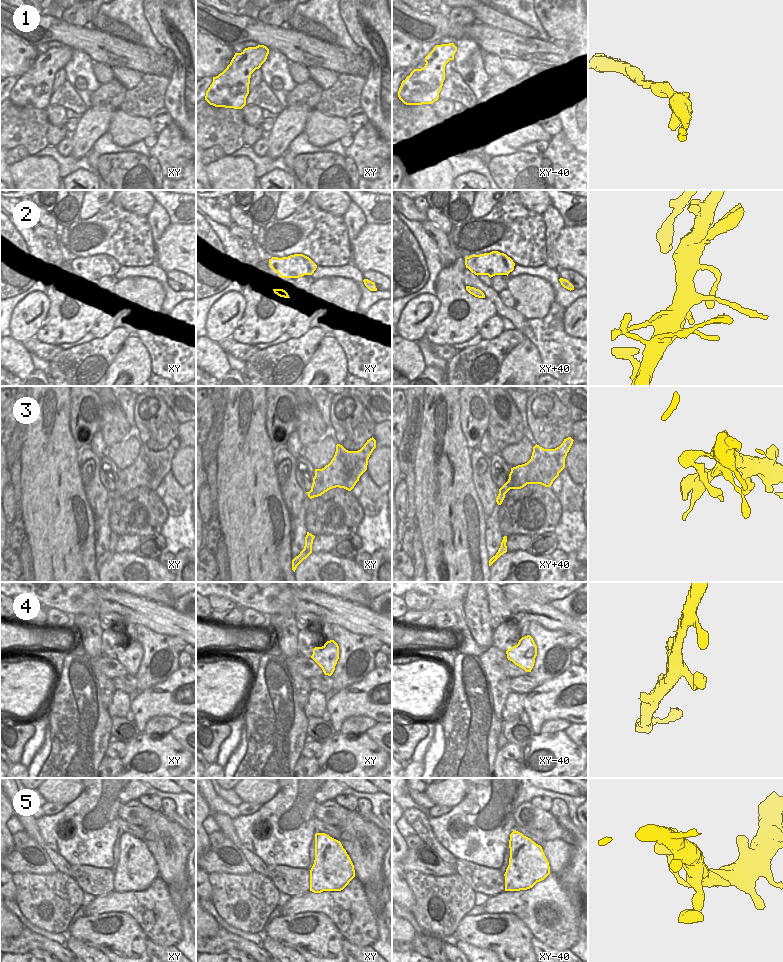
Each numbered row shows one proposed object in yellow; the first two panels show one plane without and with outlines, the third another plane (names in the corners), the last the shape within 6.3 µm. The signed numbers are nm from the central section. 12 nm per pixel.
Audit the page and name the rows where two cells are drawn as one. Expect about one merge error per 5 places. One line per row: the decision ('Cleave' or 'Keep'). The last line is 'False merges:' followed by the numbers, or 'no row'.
1: Keep
2: Keep
3: Keep
4: Keep
5: Keep
False merges: no row

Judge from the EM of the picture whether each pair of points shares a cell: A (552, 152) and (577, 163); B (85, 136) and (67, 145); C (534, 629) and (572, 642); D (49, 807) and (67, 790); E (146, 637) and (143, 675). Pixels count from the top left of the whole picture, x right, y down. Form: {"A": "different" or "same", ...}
{"A": "same", "B": "different", "C": "different", "D": "different", "E": "same"}

